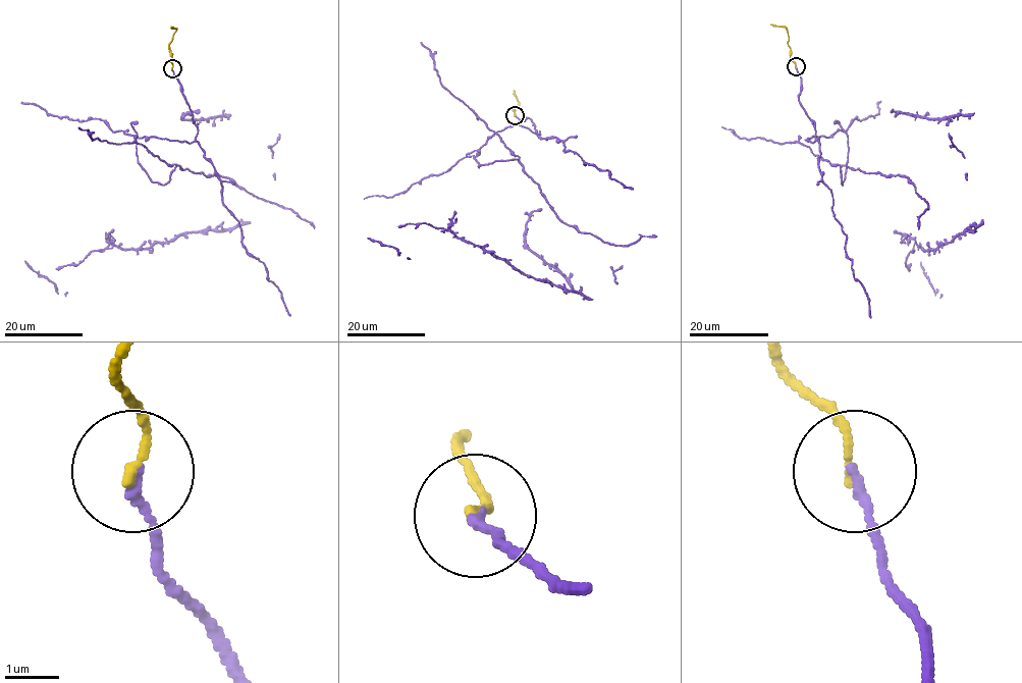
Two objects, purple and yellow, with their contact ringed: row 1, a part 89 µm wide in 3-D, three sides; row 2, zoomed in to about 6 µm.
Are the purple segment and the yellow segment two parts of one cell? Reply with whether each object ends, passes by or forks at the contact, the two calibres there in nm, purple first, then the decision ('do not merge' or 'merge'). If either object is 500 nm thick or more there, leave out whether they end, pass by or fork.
purple ends | yellow ends | 160/170 nm | do not merge

